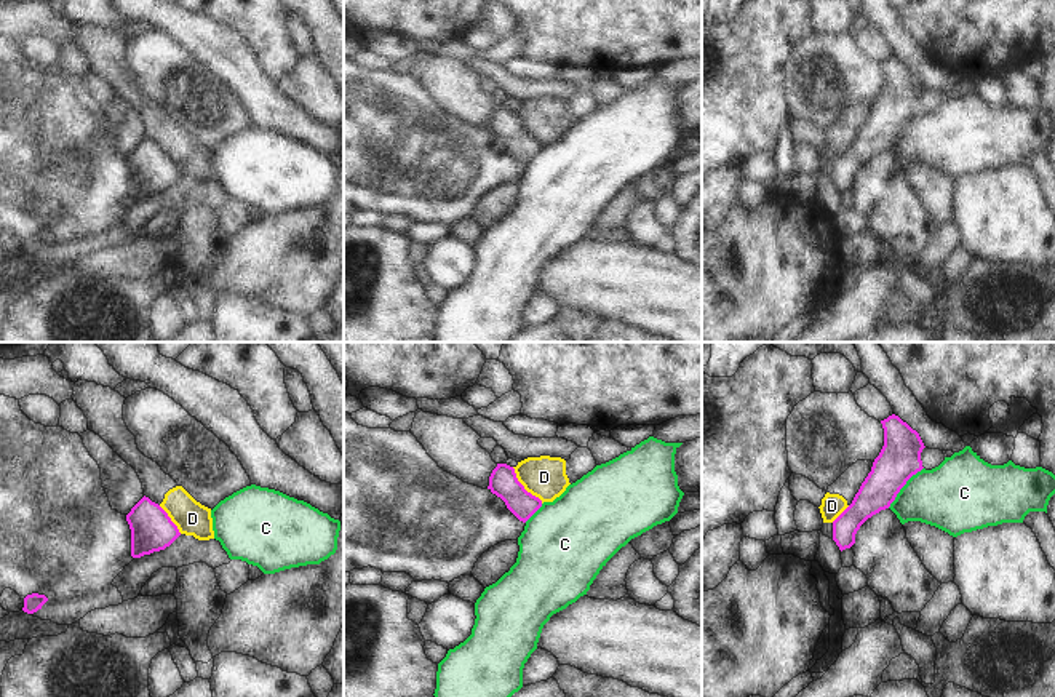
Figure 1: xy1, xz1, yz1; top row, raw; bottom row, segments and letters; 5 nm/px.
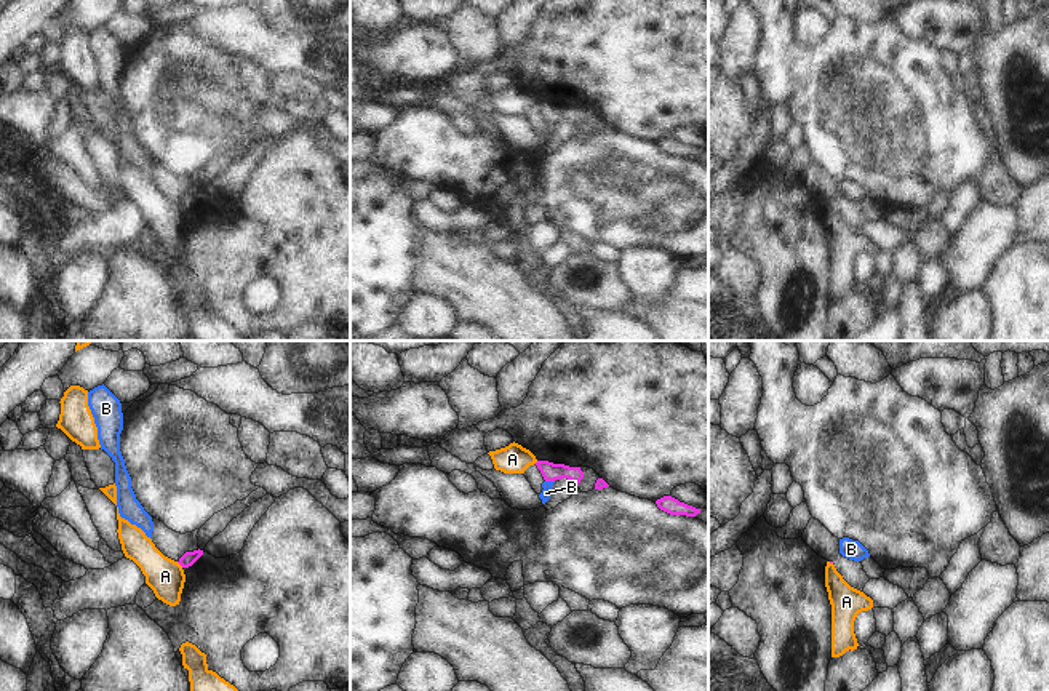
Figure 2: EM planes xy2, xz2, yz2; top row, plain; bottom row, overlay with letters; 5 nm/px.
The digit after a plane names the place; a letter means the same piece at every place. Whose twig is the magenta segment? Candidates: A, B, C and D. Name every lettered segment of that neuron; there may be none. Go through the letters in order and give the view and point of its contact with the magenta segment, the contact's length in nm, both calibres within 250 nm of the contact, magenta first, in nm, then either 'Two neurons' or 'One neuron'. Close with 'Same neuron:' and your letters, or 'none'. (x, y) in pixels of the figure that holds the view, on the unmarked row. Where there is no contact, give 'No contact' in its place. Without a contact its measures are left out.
A: Touches magenta at xy2 (179, 205). Shared border 50 nm. Thickness 70 nm (magenta) against 190 nm. Two neurons
B: Touches magenta at xz2 (550, 122). Shared border 50 nm. Thickness 90 nm (magenta) against 50 nm. One neuron
C: Touches magenta at yz1 (903, 127). Shared border 280 nm. Thickness 200 nm (magenta) against 340 nm. Two neurons
D: Touches magenta at xz1 (523, 128). Shared border 240 nm. Thickness 140 nm (magenta) against 220 nm. Two neurons
Same neuron: B

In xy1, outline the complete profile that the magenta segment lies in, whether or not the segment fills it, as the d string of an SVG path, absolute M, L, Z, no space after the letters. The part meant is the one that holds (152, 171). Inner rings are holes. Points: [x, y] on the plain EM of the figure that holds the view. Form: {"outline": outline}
{"outline": "M145 137L131 150L126 163L131 171L133 200L165 192L181 177L168 155Z"}

